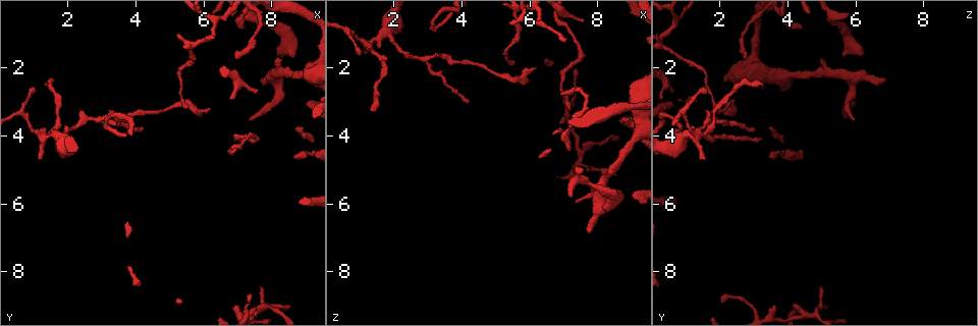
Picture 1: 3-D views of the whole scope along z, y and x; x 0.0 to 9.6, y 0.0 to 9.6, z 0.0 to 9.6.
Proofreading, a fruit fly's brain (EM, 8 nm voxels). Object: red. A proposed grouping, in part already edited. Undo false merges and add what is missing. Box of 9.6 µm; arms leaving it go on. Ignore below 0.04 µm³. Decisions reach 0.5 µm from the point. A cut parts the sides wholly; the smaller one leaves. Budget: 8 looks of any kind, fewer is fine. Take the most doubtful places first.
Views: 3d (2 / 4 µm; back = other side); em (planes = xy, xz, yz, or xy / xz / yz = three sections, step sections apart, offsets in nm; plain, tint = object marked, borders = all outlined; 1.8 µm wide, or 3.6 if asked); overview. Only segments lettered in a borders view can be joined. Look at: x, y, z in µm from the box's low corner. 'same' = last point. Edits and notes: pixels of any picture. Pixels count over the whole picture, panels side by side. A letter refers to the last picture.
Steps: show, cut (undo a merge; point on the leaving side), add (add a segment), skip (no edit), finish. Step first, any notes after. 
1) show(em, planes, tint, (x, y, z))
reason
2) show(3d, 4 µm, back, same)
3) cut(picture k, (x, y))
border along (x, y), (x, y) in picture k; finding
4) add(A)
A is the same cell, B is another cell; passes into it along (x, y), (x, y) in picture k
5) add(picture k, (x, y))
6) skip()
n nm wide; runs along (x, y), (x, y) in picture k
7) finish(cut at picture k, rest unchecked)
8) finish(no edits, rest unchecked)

show(3d, 2 µm, (8.35, 1.65, 6.20))
thick end

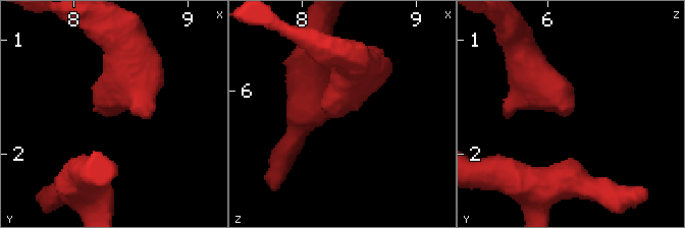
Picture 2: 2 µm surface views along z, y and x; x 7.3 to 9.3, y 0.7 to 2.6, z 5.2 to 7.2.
show(em, yz, step 4, borders, (8.28, 1.64, 6.16))

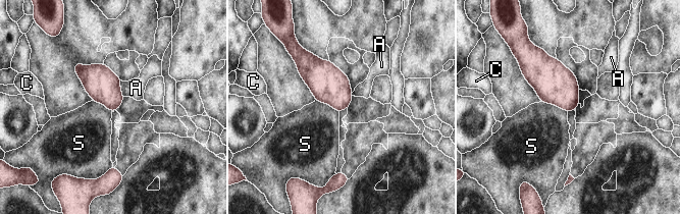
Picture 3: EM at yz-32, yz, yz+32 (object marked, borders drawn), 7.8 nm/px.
show(em, planes, borders, same)

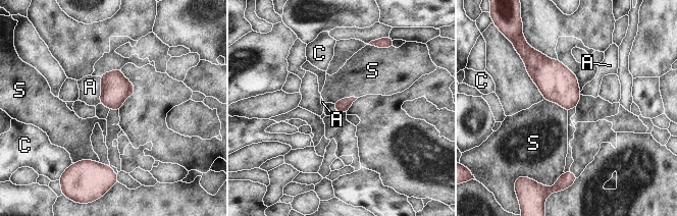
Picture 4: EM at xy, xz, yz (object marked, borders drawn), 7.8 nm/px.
skip()
A, C and S are other cells; border along (98, 161), (83, 159), (73, 163) in picture 4; none of them fits

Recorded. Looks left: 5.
show(em, 3.6 µm, planes, plain, (1.80, 4.05, 0.90))
looks like a crossing

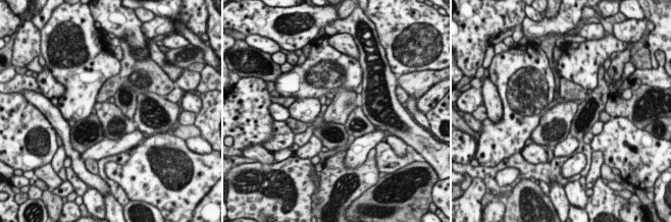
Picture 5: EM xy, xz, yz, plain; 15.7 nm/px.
show(em, 3.6 µm, planes, borders, same)

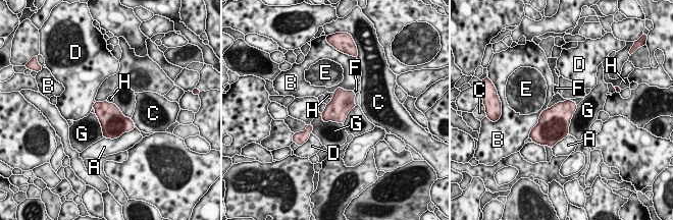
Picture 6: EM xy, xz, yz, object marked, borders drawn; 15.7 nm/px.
skip()
A, B, C, D, E, F, G and H are other cells; border along (577, 104), (564, 100), (548, 108) in picture 6; all the same neuron

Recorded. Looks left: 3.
show(3d, 4 µm, back, (7.00, 9.05, 3.60))
branch stops here

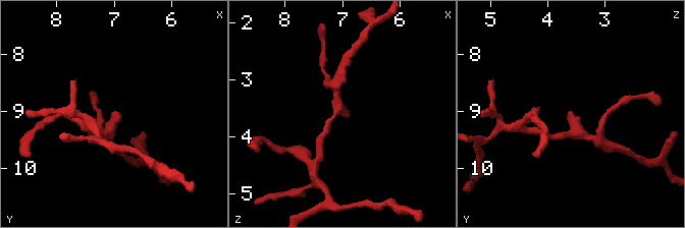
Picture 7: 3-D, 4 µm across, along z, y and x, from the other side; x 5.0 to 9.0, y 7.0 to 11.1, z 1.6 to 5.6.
show(em, planes, borders, (6.90, 9.00, 3.60))

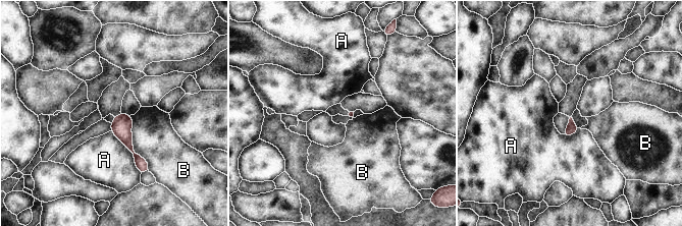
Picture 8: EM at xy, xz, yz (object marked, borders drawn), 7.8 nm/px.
skip()
A and B are other cells; runs along (117, 118), (132, 151), (146, 166) in picture 8; no lettered segment goes on from it

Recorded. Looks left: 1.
finish(no edits, rest unchecked)

